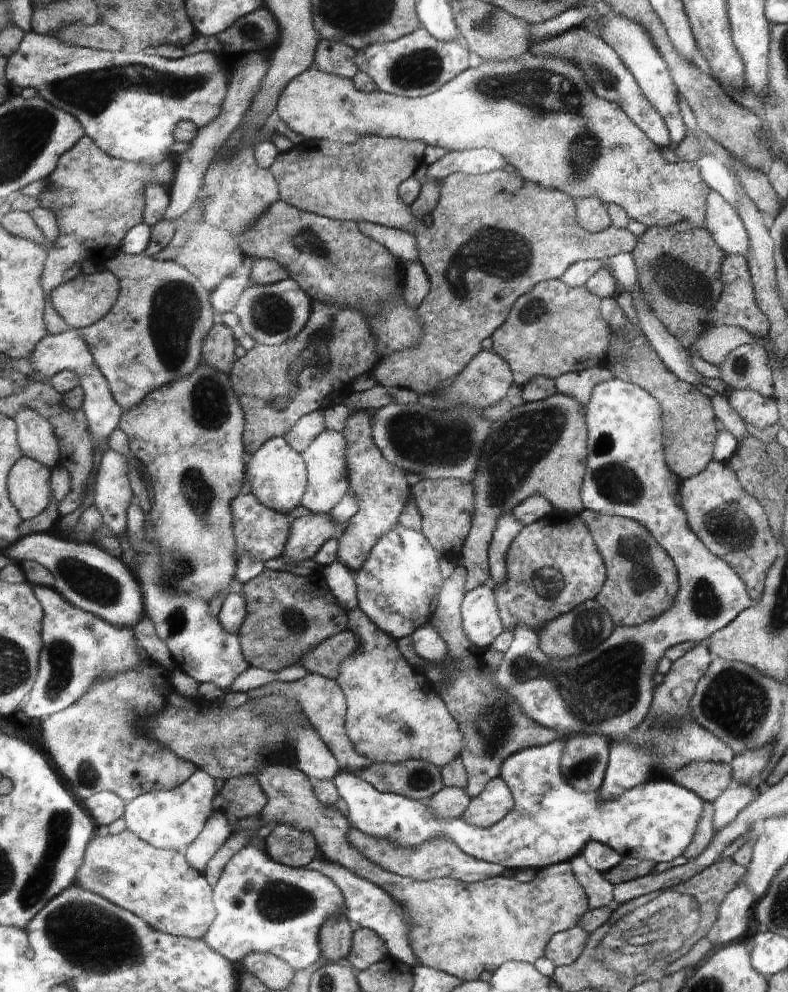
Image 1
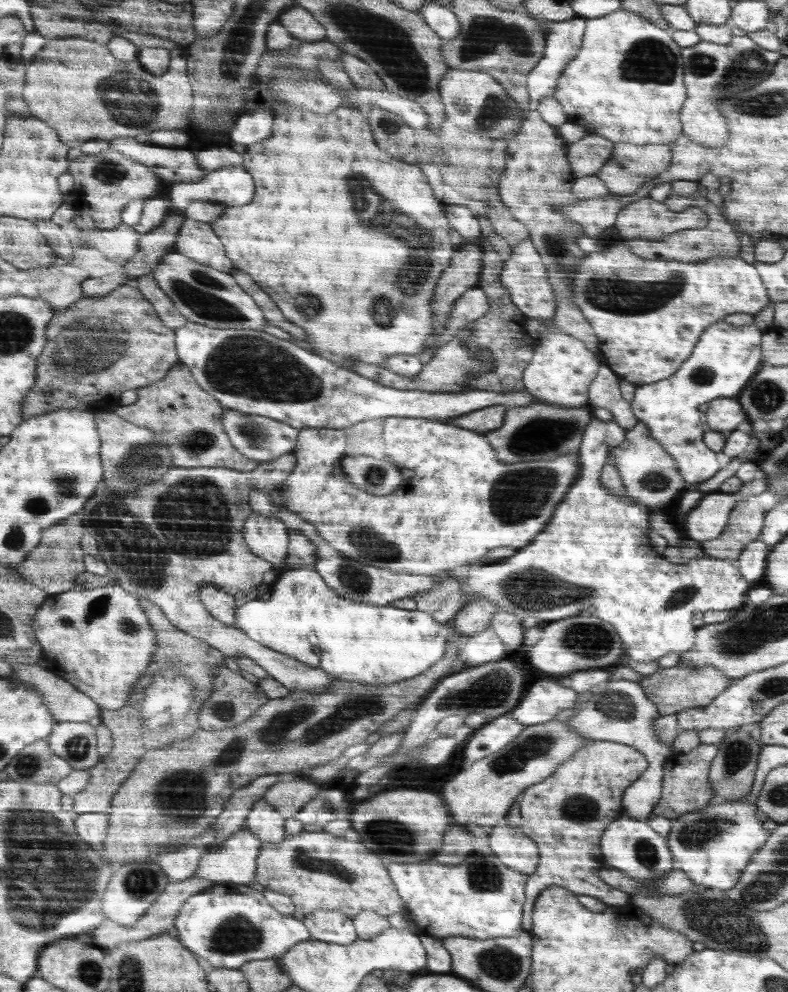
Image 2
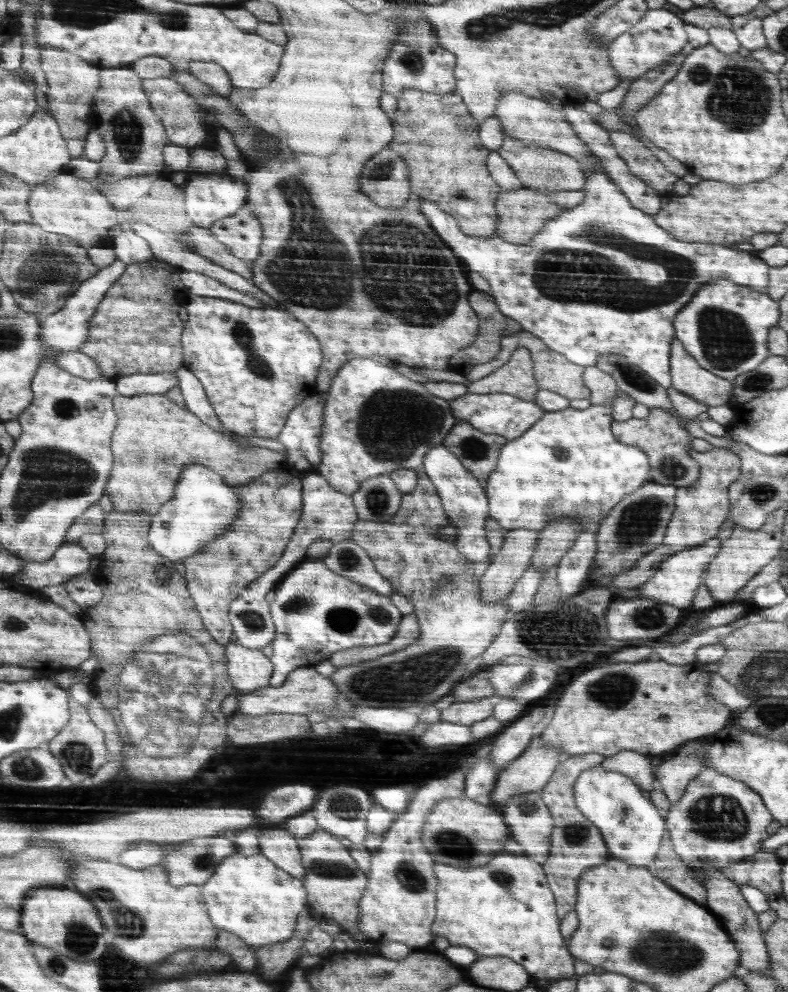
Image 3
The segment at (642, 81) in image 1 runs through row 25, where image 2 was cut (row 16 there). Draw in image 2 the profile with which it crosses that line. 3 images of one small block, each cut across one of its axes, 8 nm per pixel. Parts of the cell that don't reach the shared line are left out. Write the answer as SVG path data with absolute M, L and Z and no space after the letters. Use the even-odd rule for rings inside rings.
M618 9L612 14L606 14L598 18L587 19L586 28L584 31L584 38L582 39L582 45L571 61L560 73L558 81L556 81L556 91L554 91L554 98L562 105L564 112L568 118L567 122L580 126L586 134L600 135L607 137L613 143L630 143L638 146L644 145L669 145L674 143L675 140L682 134L682 121L680 121L680 108L684 106L684 100L686 100L686 87L684 86L684 69L682 66L681 48L676 44L674 39L674 33L670 29L660 28L659 25L652 24L652 21L646 20L642 16L634 12L628 12L628 10Z

